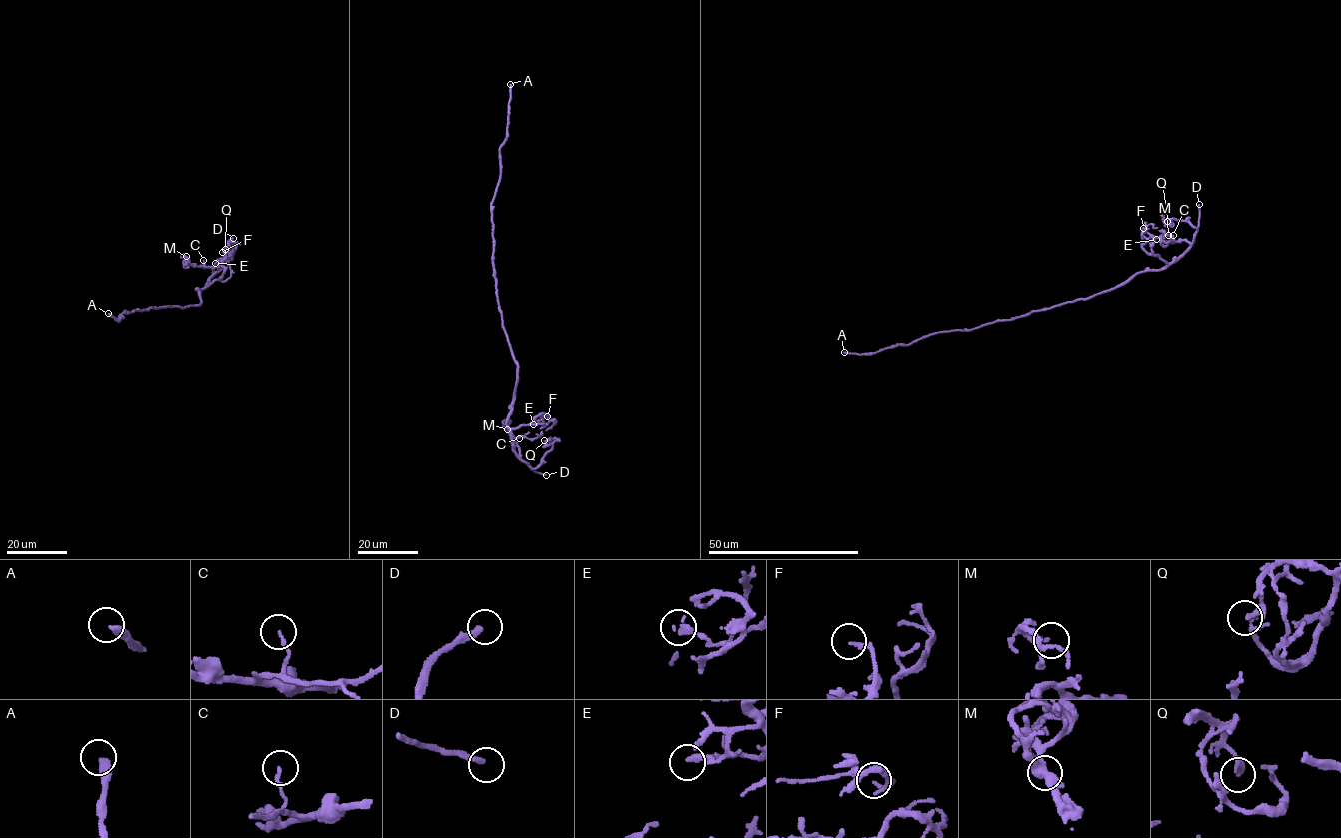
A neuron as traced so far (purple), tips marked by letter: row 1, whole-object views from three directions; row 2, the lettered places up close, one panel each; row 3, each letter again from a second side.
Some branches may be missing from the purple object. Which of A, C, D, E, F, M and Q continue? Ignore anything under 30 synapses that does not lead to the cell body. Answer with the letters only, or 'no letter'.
A

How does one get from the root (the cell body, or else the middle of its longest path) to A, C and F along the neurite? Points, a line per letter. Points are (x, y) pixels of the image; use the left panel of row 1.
A: (166, 306), (134, 309), (128, 313), (124, 310), (119, 314), (118, 317), (122, 318), (119, 320), (108, 313)
C: (166, 306), (201, 304), (198, 292), (206, 287), (212, 271), (201, 266), (203, 260)
F: (166, 306), (201, 304), (199, 291), (221, 278), (223, 273), (222, 263), (226, 254), (222, 252)

